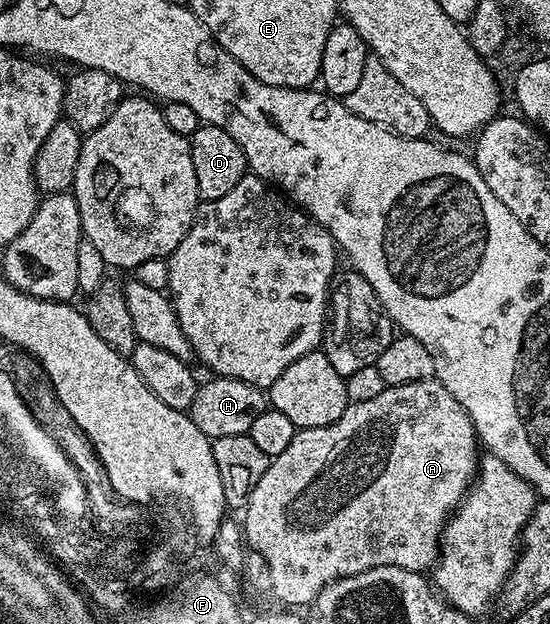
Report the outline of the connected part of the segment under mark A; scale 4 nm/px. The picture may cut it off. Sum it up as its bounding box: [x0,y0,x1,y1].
[242,377,478,608]

